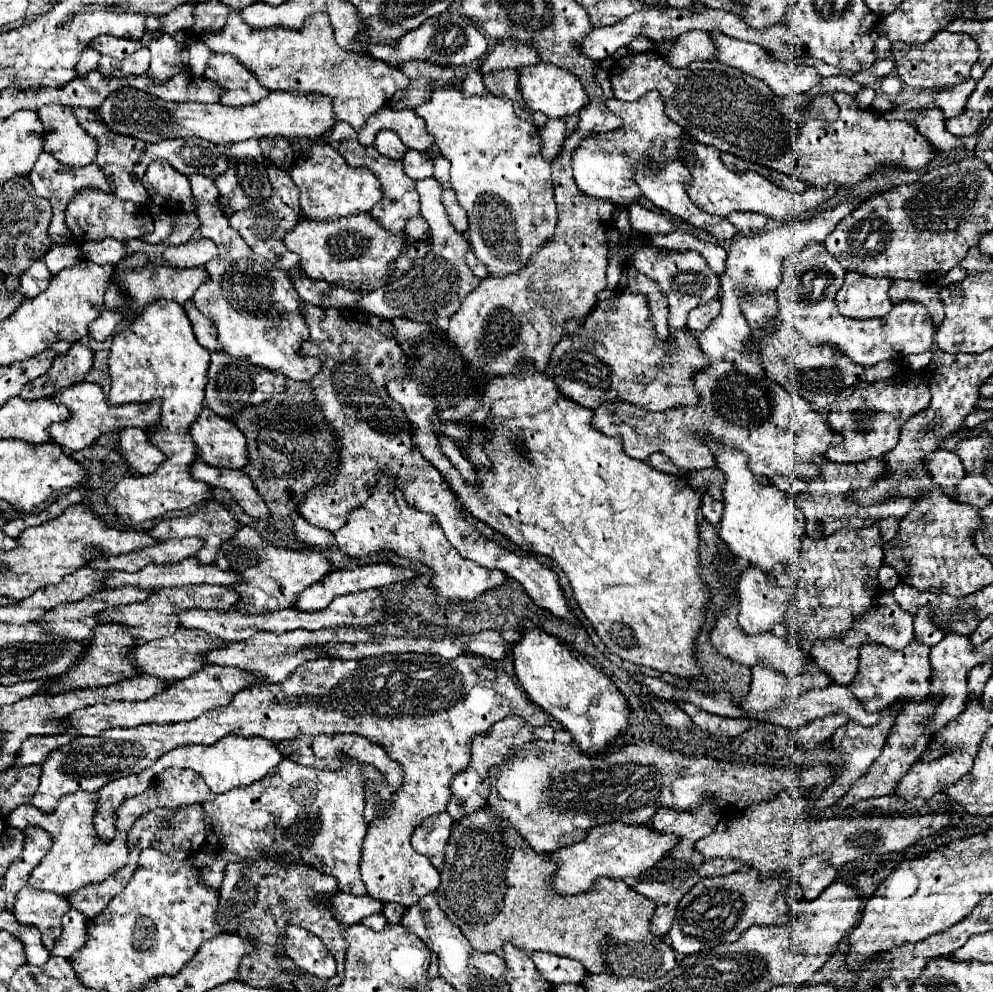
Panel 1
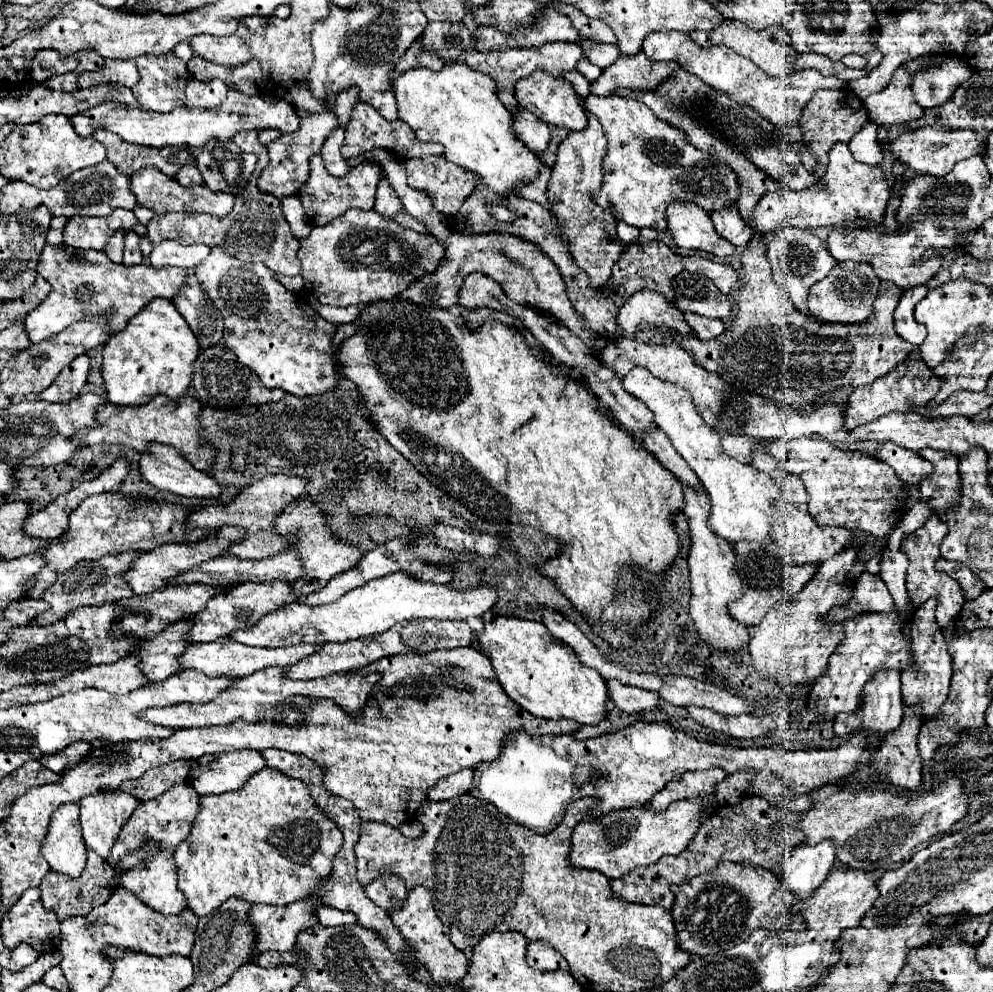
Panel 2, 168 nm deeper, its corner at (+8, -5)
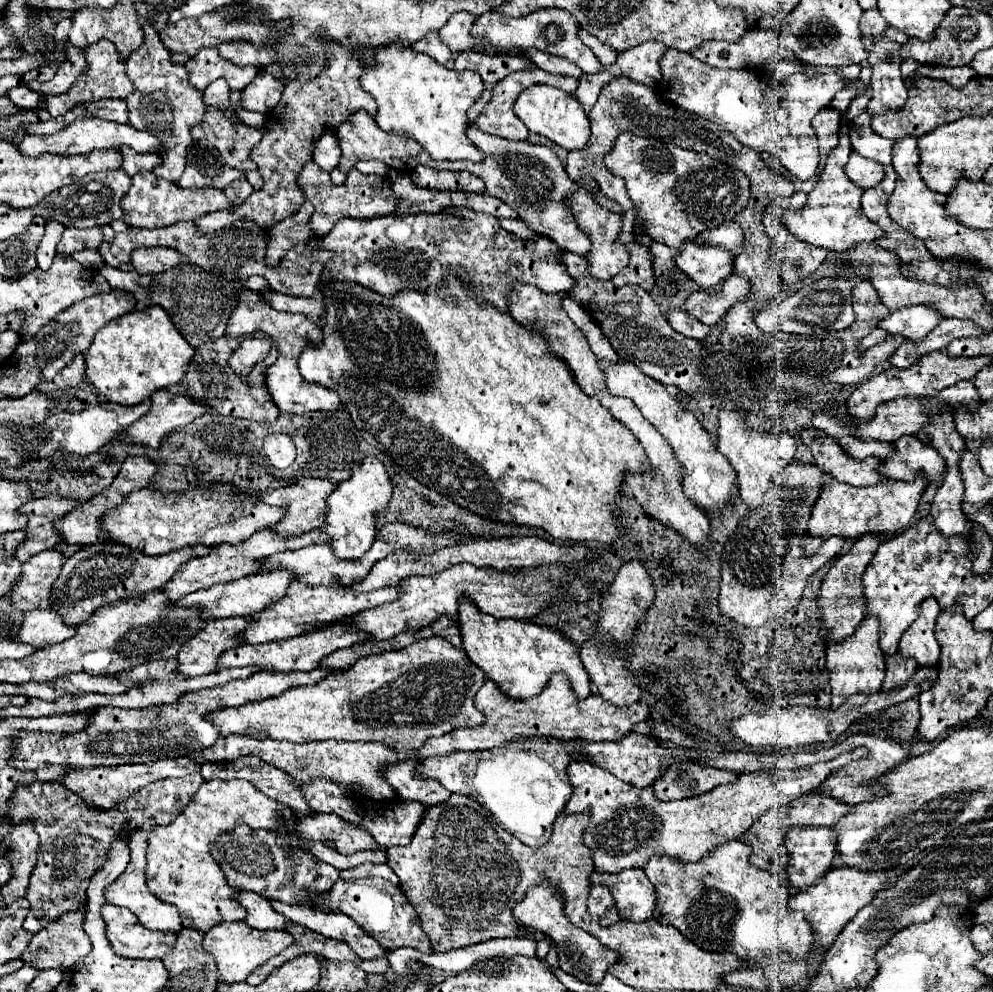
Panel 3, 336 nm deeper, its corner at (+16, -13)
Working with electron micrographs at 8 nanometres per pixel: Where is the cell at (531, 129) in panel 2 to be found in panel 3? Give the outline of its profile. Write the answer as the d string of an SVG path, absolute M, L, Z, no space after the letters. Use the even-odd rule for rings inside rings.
M530 68L530 70L518 70L518 72L512 72L510 76L506 76L498 86L496 90L492 92L492 100L486 104L484 112L480 114L480 118L476 120L476 126L486 130L488 134L494 134L494 136L500 136L500 138L506 138L506 140L526 140L528 138L528 128L524 126L523 122L512 114L512 106L514 106L514 100L516 96L532 86L532 84L548 84L548 86L554 86L554 88L560 88L568 94L572 94L576 90L576 78L560 78L556 74L548 74L540 68Z

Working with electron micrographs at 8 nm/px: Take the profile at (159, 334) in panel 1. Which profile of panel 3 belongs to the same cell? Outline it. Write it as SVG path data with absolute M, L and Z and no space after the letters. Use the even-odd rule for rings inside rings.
M148 306L146 310L134 310L108 322L108 326L96 334L86 352L86 374L98 392L110 402L136 406L156 390L178 384L186 374L192 356L194 348L184 342L168 314L164 314L160 306Z

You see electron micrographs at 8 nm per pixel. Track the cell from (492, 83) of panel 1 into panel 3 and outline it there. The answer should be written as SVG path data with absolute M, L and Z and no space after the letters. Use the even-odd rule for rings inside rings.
M474 50L460 52L454 64L456 64L454 70L458 70L458 72L460 70L478 72L482 76L482 82L484 82L484 90L481 97L468 110L468 118L471 123L481 114L491 99L494 84L498 84L510 72L532 68L532 62L528 62L528 58L524 58L524 56L516 56L516 54L488 56L488 54L474 52Z

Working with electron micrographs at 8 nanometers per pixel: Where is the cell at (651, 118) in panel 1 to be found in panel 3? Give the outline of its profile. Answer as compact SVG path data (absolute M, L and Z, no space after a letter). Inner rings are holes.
M620 134L612 152L604 158L608 170L626 180L628 196L638 212L634 234L646 232L652 240L672 248L696 240L700 232L720 226L748 204L750 180L742 170L694 150L684 150L660 140L644 140ZM644 224L644 230L638 226Z

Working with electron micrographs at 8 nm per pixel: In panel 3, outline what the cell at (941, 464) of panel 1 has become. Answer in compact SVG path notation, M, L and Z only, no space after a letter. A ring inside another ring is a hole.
M804 426L798 434L802 444L810 448L816 464L822 470L828 470L838 482L850 486L872 486L886 478L876 472L880 458L852 458L834 438L814 426Z

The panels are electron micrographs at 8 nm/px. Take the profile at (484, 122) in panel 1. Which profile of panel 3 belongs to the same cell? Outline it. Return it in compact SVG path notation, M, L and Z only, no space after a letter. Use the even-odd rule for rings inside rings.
M392 44L376 50L374 66L362 72L360 84L378 104L376 122L382 130L414 138L434 160L480 162L480 158L484 158L464 134L470 124L466 110L482 94L480 74L448 70L428 54Z

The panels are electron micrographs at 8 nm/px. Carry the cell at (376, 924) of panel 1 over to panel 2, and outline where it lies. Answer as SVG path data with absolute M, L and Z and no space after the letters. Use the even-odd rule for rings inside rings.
M324 906L318 910L318 922L324 926L344 926L344 924L356 924L358 918L352 912L332 910L332 906Z

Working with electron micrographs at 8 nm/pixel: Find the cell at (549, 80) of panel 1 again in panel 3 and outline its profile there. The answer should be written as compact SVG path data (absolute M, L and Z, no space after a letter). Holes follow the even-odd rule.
M540 84L540 86L530 86L528 90L522 90L522 94L514 104L514 114L524 122L524 126L530 132L540 134L566 150L582 150L590 138L590 122L580 102L576 102L572 94L556 90L554 86Z

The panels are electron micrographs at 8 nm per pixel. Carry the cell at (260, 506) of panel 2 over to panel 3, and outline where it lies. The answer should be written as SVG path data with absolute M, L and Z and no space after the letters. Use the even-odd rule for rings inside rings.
M304 478L292 486L258 494L264 502L274 506L286 506L288 514L280 524L272 526L282 534L300 534L302 530L322 528L328 512L326 498L334 492L336 482L332 478Z

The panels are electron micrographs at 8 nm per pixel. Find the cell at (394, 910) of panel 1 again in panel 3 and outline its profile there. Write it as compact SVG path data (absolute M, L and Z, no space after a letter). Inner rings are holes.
M360 864L356 868L350 870L340 870L340 878L342 880L350 880L352 876L382 876L384 880L398 884L398 876L392 872L392 868L388 864Z

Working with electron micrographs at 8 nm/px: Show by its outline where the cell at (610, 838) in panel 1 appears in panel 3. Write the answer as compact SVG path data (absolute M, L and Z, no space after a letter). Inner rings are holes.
M856 748L828 762L816 762L798 770L758 770L740 774L736 782L716 786L714 790L688 800L656 800L652 786L638 788L618 780L612 772L592 762L570 762L568 780L572 796L566 814L582 812L590 816L584 844L594 852L594 868L600 872L622 872L626 868L642 868L652 856L676 856L682 862L698 862L718 846L738 840L756 818L766 810L784 806L800 794L816 790L830 774L844 768L852 760L866 758L866 748Z

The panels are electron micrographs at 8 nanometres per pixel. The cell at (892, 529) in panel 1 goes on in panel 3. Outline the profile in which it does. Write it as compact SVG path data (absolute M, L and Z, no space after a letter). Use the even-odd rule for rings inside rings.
M918 474L912 482L886 480L886 482L878 482L876 486L864 486L864 488L854 488L832 480L832 484L814 504L812 518L808 522L808 534L826 540L830 536L860 538L868 532L892 534L904 530L910 524L926 486L928 486L928 478L924 478L924 474Z

